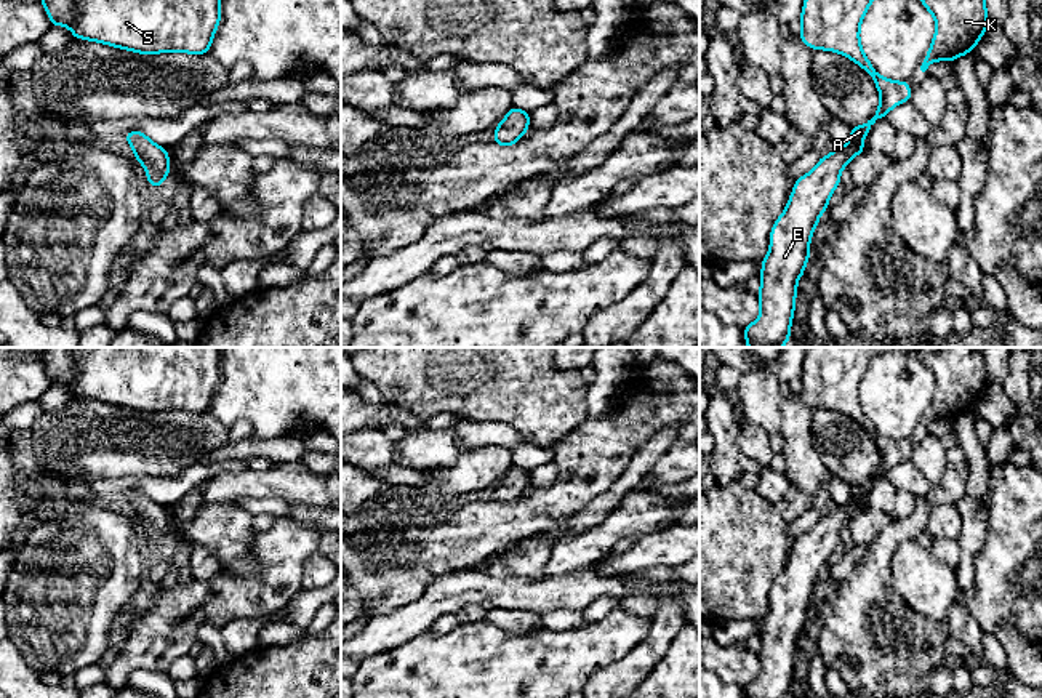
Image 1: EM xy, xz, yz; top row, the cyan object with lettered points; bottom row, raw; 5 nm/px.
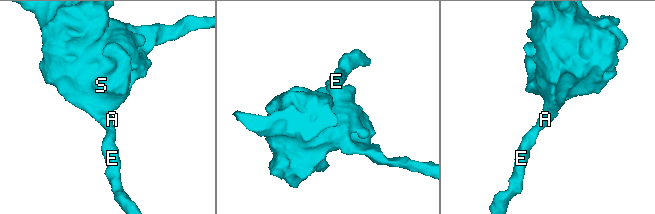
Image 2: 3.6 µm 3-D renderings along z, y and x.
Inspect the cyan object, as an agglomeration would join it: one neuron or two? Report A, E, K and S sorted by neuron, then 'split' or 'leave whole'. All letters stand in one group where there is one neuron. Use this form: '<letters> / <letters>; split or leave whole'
A E K S; leave whole

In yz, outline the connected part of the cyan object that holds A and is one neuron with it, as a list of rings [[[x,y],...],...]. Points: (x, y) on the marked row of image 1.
[[[805,0],[800,21],[802,42],[815,50],[840,53],[863,67],[880,93],[874,117],[853,126],[850,141],[820,158],[816,166],[794,184],[783,215],[770,232],[770,251],[762,261],[760,315],[743,330],[747,347],[783,347],[789,343],[796,307],[797,280],[810,258],[810,239],[820,215],[840,183],[848,162],[866,152],[863,141],[871,126],[895,106],[911,101],[908,80],[893,82],[879,75],[860,43],[860,27],[872,0]]]

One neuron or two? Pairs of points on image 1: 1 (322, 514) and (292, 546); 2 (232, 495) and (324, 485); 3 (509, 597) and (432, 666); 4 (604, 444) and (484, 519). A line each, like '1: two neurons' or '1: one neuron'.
1: two neurons
2: one neuron
3: two neurons
4: one neuron

